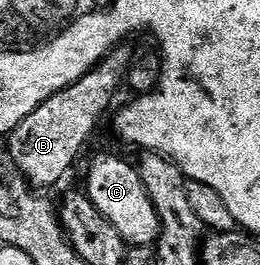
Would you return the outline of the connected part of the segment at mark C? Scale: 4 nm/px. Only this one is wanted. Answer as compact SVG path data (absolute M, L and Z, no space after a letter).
M100 154L88 166L88 199L124 238L129 247L152 246L160 237L160 217L146 192L140 171L112 154Z

